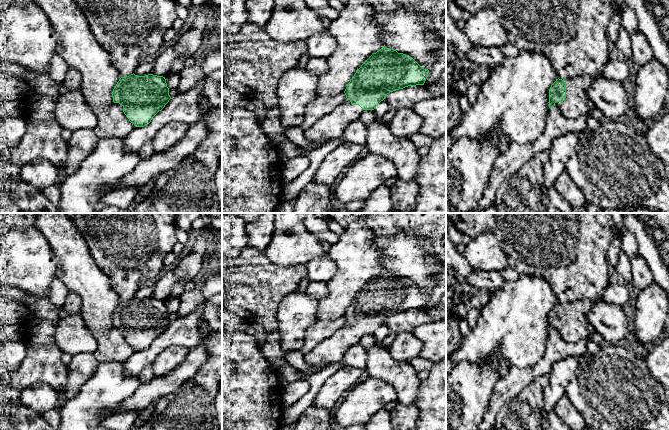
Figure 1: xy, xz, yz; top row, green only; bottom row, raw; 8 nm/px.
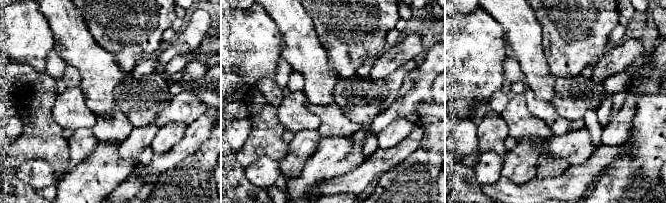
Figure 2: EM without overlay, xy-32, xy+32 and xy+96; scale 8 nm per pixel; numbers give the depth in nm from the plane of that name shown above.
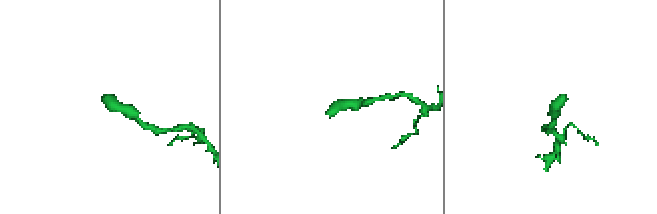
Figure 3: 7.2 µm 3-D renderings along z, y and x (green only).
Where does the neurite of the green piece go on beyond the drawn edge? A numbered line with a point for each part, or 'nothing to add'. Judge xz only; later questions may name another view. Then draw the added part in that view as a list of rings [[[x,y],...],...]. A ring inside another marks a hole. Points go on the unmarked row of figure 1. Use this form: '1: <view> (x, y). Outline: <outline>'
1: xz (332, 350). Outline: [[[349,323],[337,330],[331,337],[322,341],[305,359],[309,365],[316,366],[326,363],[331,364],[343,360],[346,351],[350,346],[358,343],[364,334],[359,329],[353,329]]]

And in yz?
1: yz (577, 327). Outline: [[[580,299],[566,304],[566,322],[563,326],[556,326],[554,331],[570,343],[592,338],[595,329],[587,319],[591,305],[589,299]]]

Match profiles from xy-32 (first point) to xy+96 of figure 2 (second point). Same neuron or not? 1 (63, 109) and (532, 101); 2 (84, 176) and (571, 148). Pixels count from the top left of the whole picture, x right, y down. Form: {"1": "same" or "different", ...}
{"1": "different", "2": "same"}

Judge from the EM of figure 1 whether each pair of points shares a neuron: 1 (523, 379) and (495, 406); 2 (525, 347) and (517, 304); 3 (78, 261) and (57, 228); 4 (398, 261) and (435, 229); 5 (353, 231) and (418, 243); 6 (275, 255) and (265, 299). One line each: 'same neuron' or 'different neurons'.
1: same neuron
2: same neuron
3: same neuron
4: different neurons
5: different neurons
6: different neurons

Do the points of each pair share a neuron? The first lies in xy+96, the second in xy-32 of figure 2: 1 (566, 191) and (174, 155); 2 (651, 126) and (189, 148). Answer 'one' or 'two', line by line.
1: one
2: two

